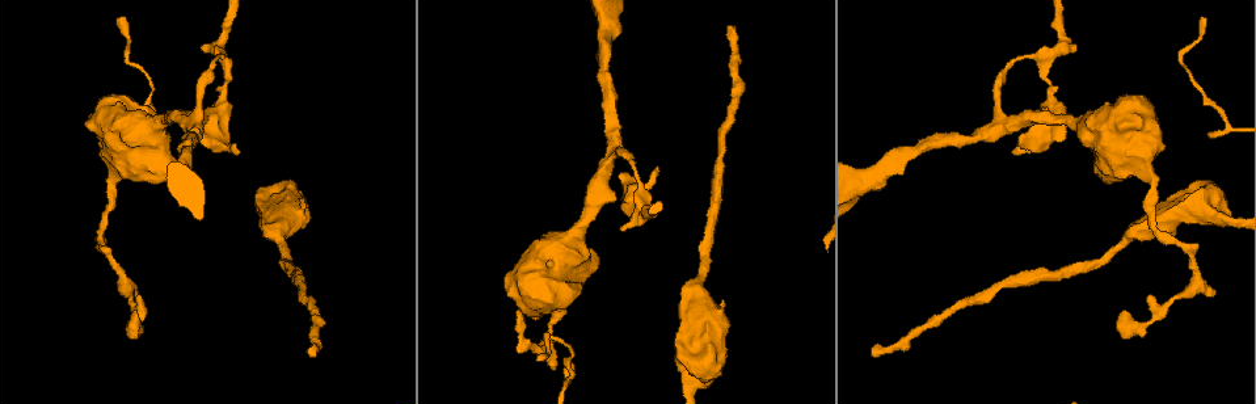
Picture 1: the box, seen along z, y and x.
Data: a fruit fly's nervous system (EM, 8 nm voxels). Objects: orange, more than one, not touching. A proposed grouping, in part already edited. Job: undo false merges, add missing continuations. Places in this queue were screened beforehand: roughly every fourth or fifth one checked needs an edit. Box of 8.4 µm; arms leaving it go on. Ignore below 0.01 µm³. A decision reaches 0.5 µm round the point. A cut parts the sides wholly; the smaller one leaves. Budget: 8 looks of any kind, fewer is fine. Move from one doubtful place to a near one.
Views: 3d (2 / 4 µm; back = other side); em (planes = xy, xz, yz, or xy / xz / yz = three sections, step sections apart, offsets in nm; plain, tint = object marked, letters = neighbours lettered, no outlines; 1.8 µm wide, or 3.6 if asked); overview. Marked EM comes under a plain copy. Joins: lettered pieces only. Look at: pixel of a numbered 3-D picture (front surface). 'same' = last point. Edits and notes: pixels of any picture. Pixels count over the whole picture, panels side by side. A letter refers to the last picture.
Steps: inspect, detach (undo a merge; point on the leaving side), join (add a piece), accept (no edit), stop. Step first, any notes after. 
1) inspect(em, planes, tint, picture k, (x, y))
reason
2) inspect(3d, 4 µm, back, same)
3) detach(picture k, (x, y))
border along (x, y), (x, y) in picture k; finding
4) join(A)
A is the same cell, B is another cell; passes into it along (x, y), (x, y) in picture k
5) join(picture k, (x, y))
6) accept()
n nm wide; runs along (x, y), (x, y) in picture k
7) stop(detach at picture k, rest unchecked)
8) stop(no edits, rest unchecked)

inspect(3d, 2 µm, back, picture 1, (872, 351))
thin end

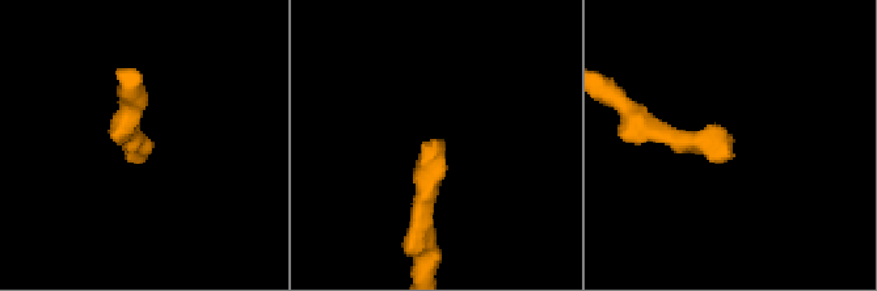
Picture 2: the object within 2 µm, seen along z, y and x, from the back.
inspect(em, 3.6 µm, planes, letters, picture 2, (436, 141))
need the tissue

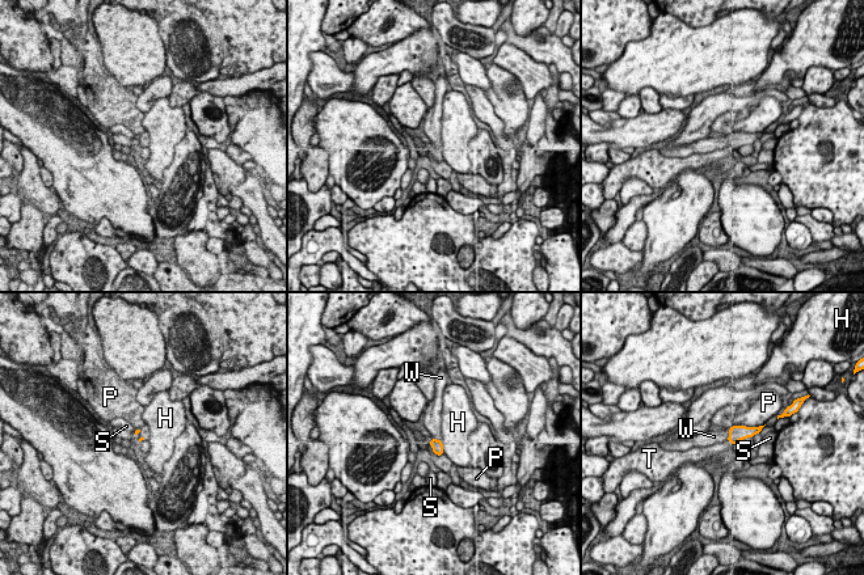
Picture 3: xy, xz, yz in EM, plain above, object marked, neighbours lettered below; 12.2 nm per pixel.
join(W)
W is the same cell, H, P, S and T are other cells; the neuron continues

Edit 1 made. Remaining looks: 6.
inspect(em, planes, letters, picture 1, (236, 154))
thick end

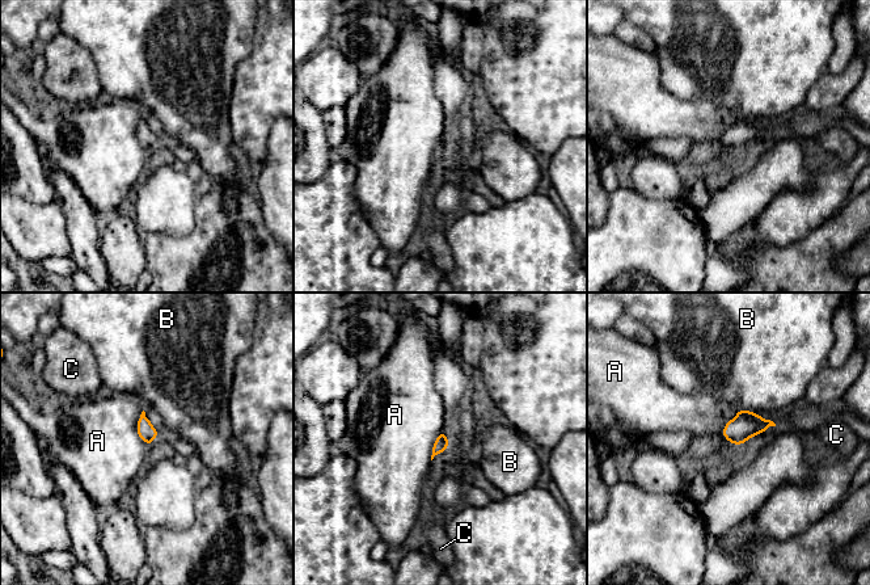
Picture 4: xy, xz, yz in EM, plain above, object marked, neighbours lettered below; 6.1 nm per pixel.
accept()
A, B and C are other cells; border along (143, 409), (136, 433), (148, 445) in picture 4; no lettered piece goes on from it

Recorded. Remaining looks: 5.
inspect(em, xz, step 4, letters, picture 1, (722, 302))
branch stops here

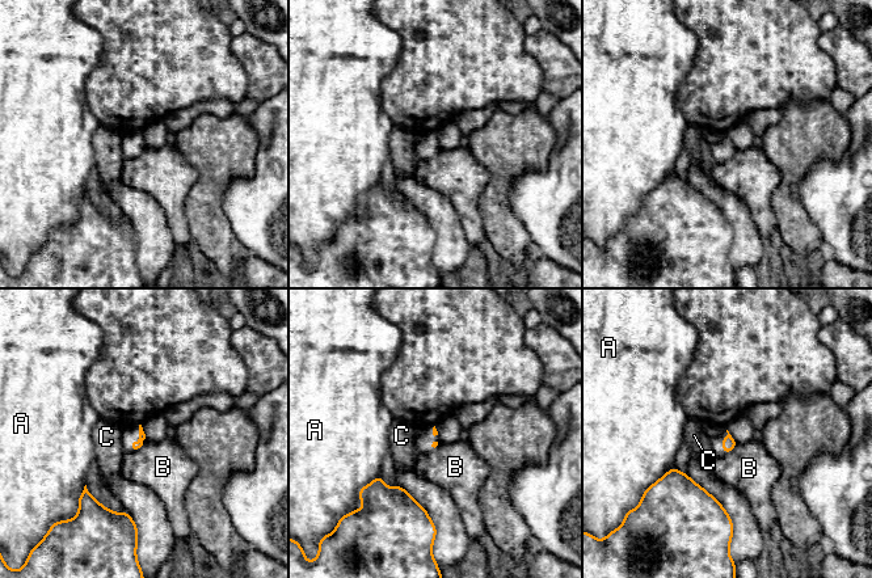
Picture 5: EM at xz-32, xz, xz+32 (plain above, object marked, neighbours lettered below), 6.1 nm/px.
accept()
A touches over 180 nm; A, B and C are other cells; border along (737, 444), (725, 454) in picture 5; none of them fits

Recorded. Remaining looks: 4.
stop(join at picture 3, rest unchecked)

